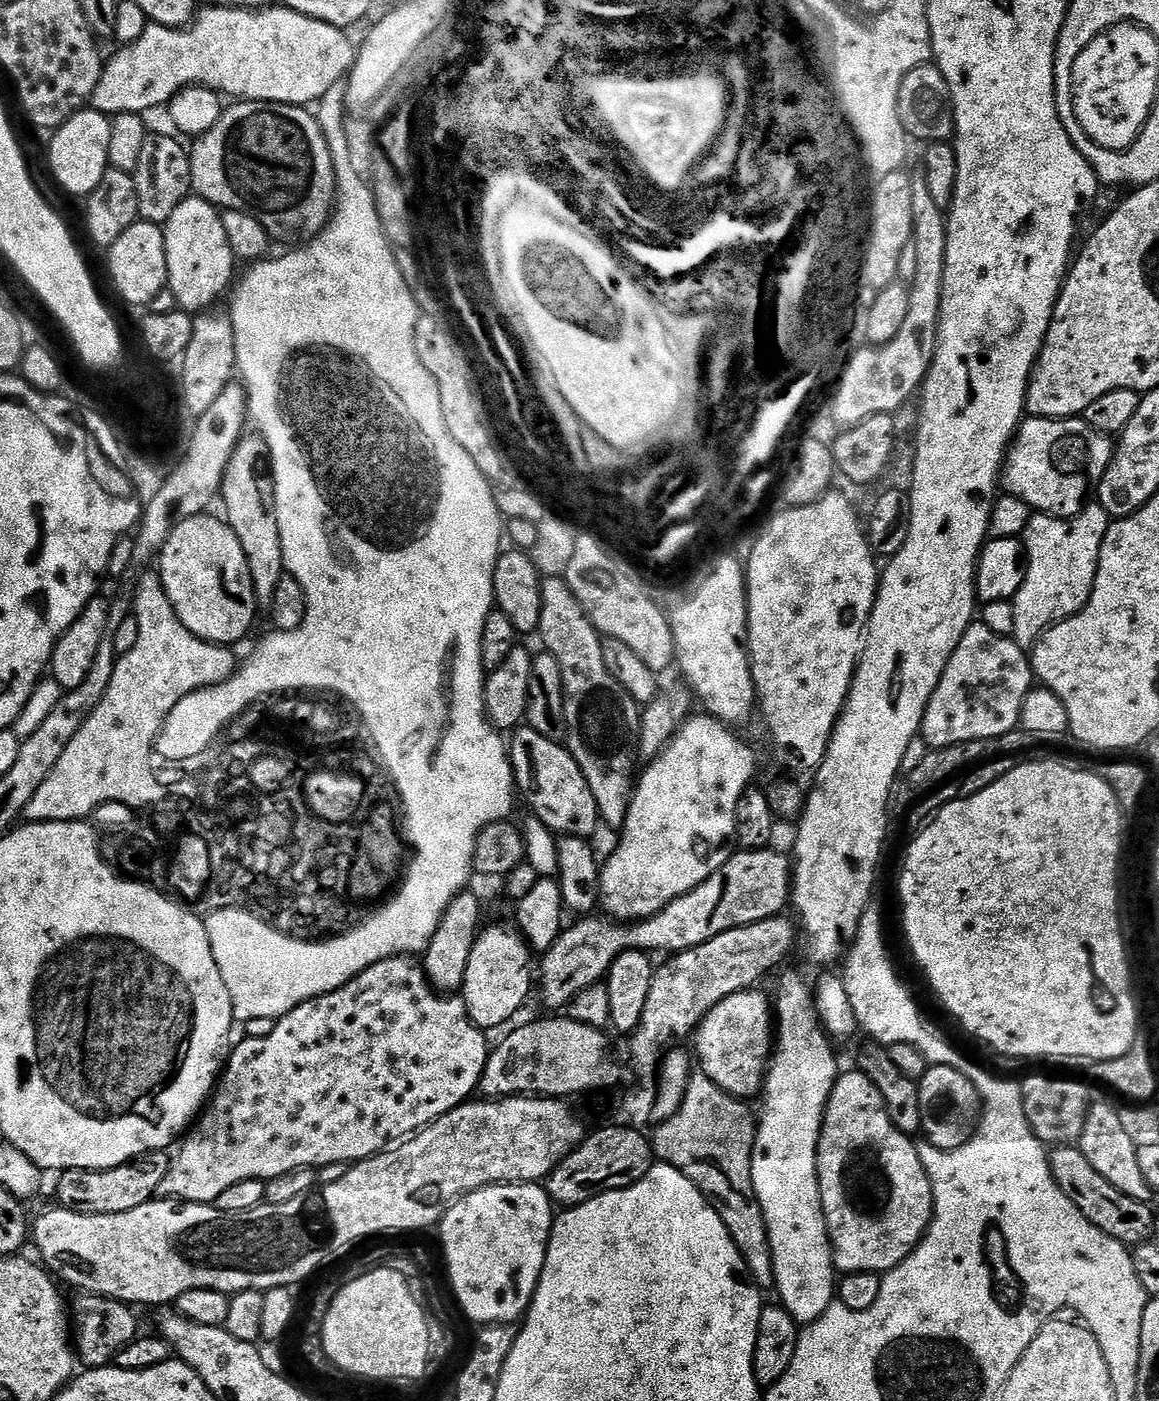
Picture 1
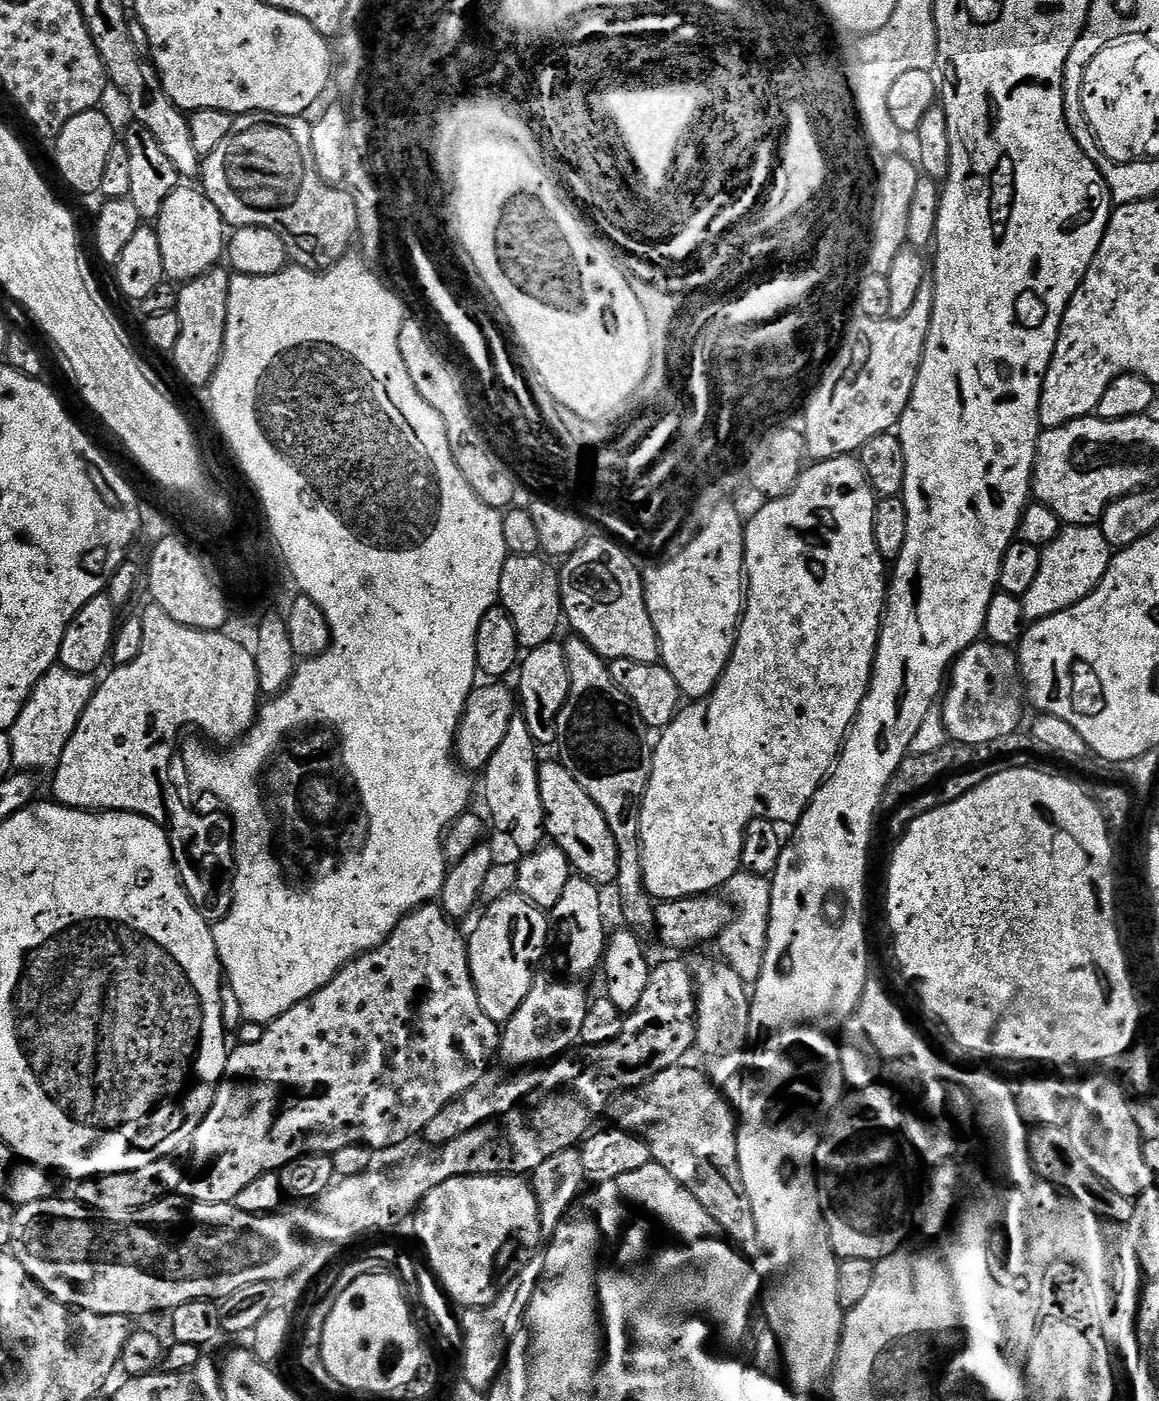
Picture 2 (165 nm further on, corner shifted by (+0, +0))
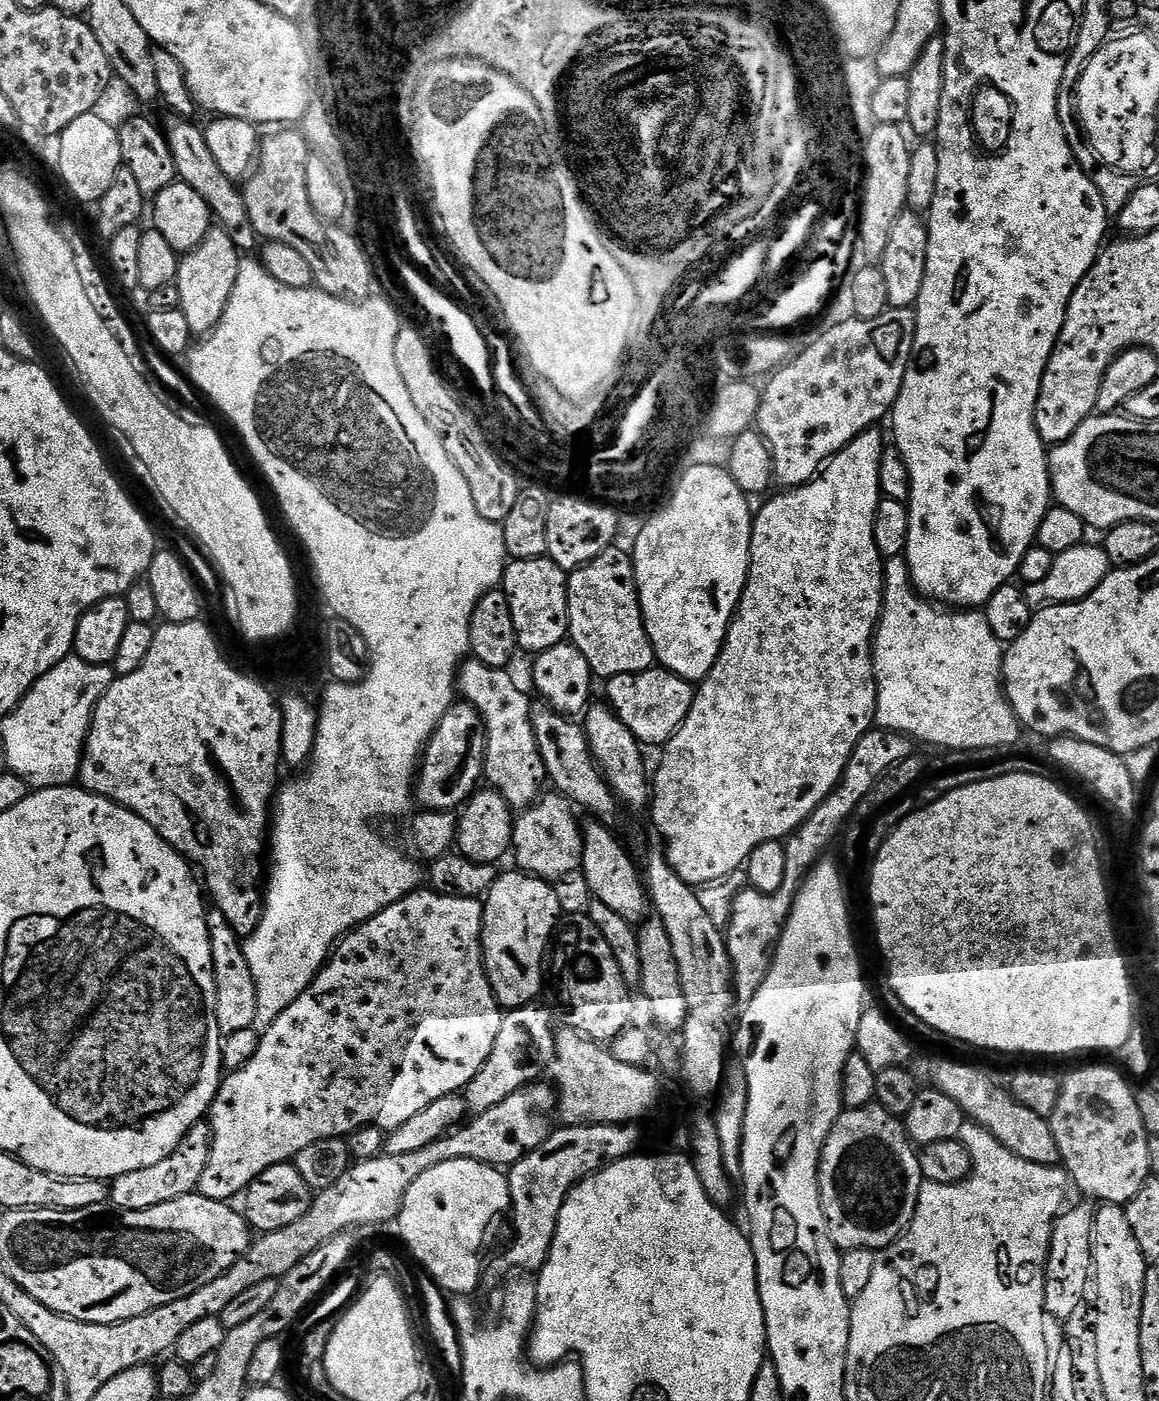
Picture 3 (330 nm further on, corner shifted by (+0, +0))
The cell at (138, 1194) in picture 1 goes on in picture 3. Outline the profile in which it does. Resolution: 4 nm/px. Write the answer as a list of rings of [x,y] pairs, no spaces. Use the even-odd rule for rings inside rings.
[[[211,1123],[195,1124],[184,1135],[184,1141],[170,1155],[154,1166],[142,1170],[130,1170],[130,1174],[117,1176],[110,1184],[110,1200],[121,1212],[126,1210],[150,1210],[150,1206],[162,1206],[162,1202],[174,1202],[174,1198],[191,1196],[199,1189],[200,1179],[208,1165],[212,1149]]]

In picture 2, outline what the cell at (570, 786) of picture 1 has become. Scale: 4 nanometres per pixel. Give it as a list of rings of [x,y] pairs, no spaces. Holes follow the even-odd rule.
[[[559,759],[543,761],[538,770],[538,794],[542,794],[544,807],[544,831],[547,839],[561,848],[573,869],[587,880],[593,880],[597,886],[615,884],[618,874],[618,846],[602,810],[594,806],[594,798],[578,786],[574,774],[570,774]]]

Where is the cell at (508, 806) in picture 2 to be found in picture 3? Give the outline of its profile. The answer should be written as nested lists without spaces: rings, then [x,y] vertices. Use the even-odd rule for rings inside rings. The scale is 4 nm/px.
[[[469,659],[458,673],[458,692],[467,703],[478,710],[484,720],[486,732],[486,750],[484,751],[483,779],[497,792],[506,798],[506,802],[514,810],[523,810],[536,803],[542,795],[540,783],[545,783],[546,773],[542,754],[538,750],[538,742],[534,738],[532,725],[533,701],[528,701],[528,696],[516,685],[516,680],[511,676],[511,671],[494,666],[486,666],[480,660]]]

